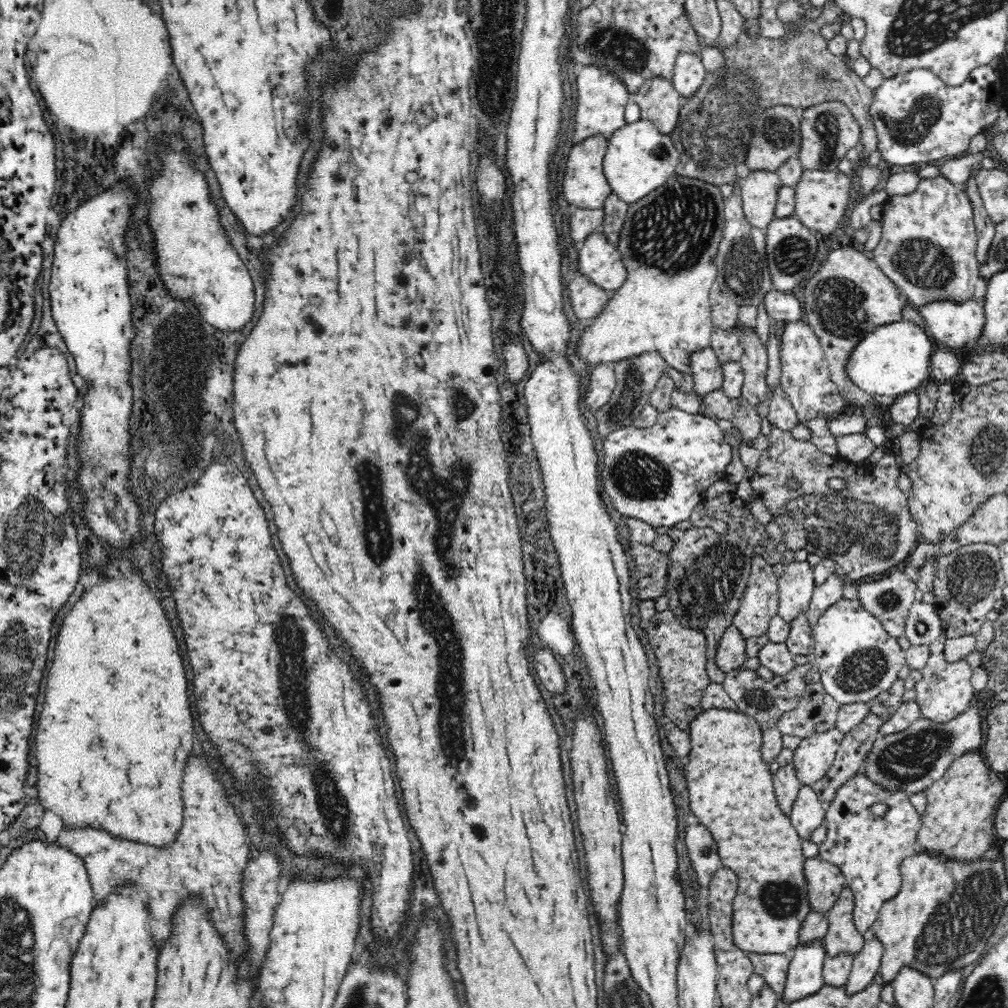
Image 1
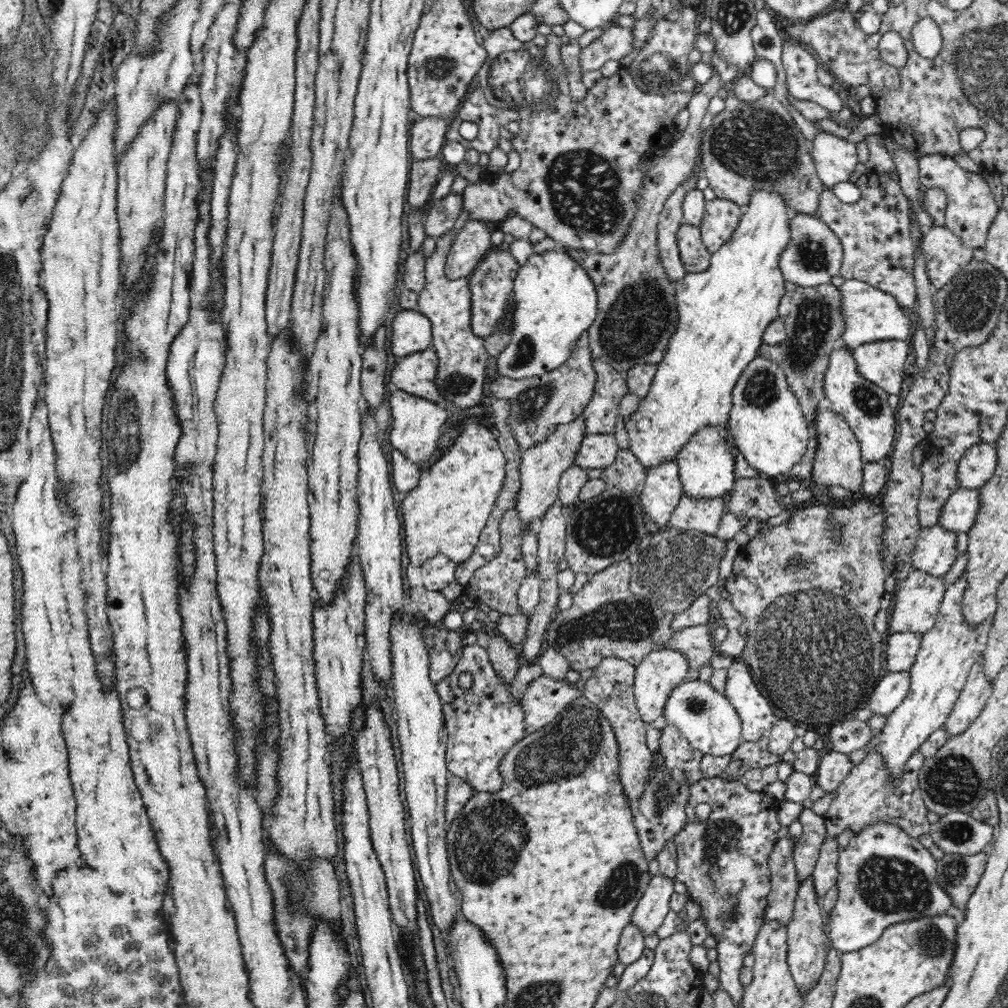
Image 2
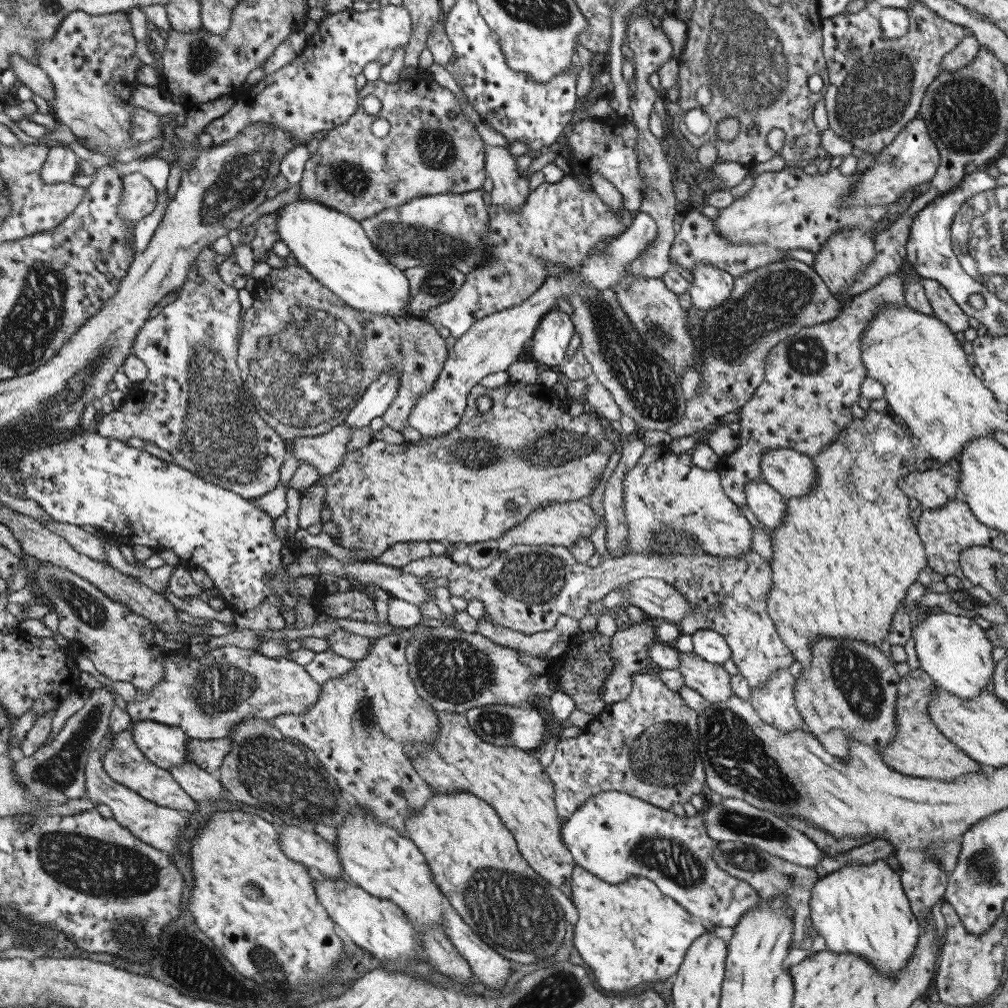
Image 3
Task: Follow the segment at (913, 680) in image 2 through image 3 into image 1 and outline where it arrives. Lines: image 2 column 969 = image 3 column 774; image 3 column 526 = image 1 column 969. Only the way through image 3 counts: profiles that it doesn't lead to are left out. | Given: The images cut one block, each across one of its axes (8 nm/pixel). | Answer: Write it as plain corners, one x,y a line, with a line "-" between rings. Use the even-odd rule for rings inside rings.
988,543
961,546
957,551
940,555
935,562
934,580
934,607
947,637
975,635
984,624
986,614
994,610
995,602
1003,598
1006,586
997,545

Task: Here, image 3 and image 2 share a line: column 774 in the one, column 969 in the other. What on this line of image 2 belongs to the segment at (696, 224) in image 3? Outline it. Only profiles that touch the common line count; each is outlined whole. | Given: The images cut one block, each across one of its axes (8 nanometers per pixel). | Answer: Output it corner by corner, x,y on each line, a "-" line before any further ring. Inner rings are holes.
934,226
928,229
928,234
923,236
924,258
926,262
926,271
930,277
930,283
935,288
942,289
952,278
955,278
964,266
972,262
974,249
964,245
964,242
957,235
954,235
945,226

